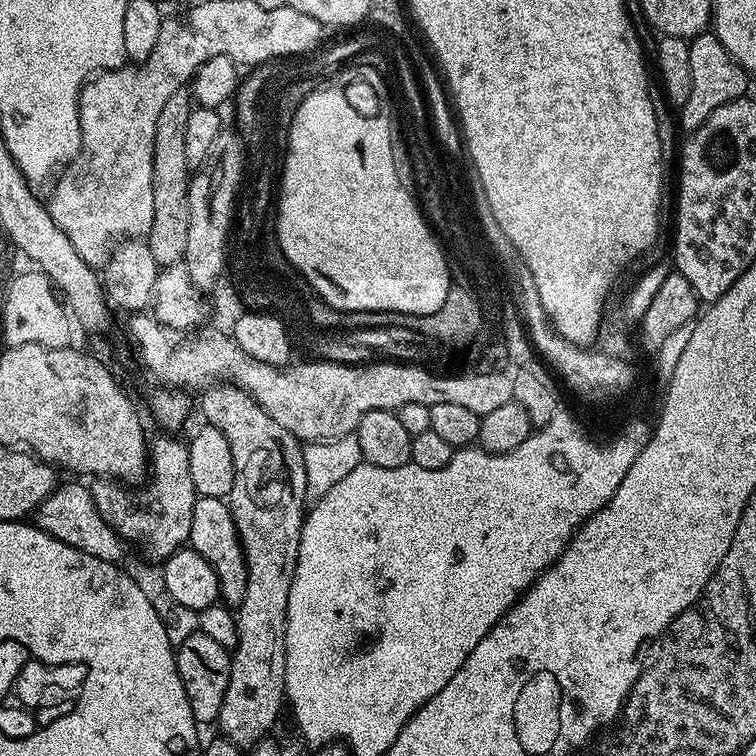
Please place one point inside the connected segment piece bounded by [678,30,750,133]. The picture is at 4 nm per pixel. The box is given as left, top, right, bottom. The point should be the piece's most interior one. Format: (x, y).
(716, 77)

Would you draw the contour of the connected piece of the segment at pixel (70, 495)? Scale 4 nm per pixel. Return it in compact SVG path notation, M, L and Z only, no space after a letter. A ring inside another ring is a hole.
M57 483L45 500L36 507L34 523L46 534L58 538L58 542L66 542L66 546L74 546L74 550L82 550L94 558L102 558L106 562L116 564L124 556L126 542L98 514L98 506L94 506L92 489L85 484Z

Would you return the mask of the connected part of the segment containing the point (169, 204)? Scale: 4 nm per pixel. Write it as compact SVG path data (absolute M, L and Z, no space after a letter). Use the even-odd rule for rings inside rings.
M187 87L174 90L158 113L158 130L154 130L154 222L146 237L146 245L157 266L178 264L186 254L186 237L190 230L188 182L190 165L186 158L186 122L194 107Z

